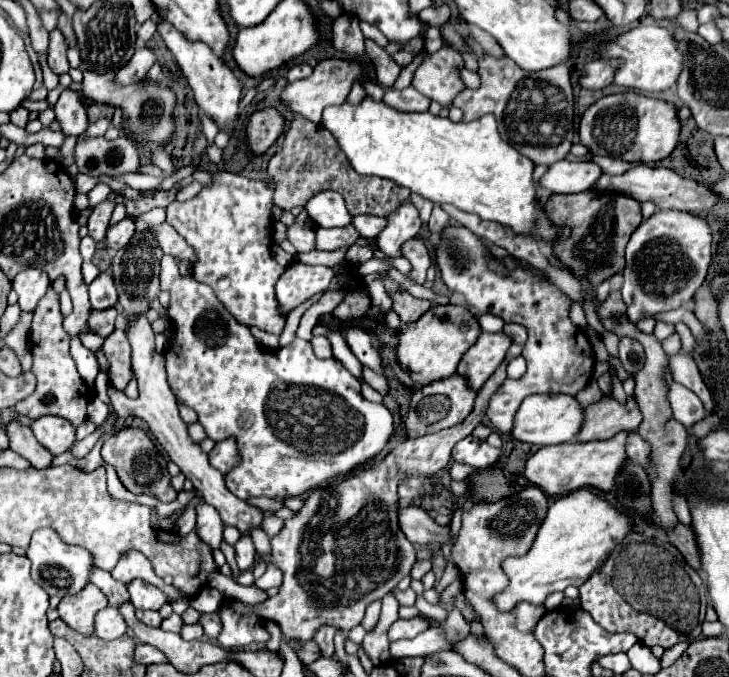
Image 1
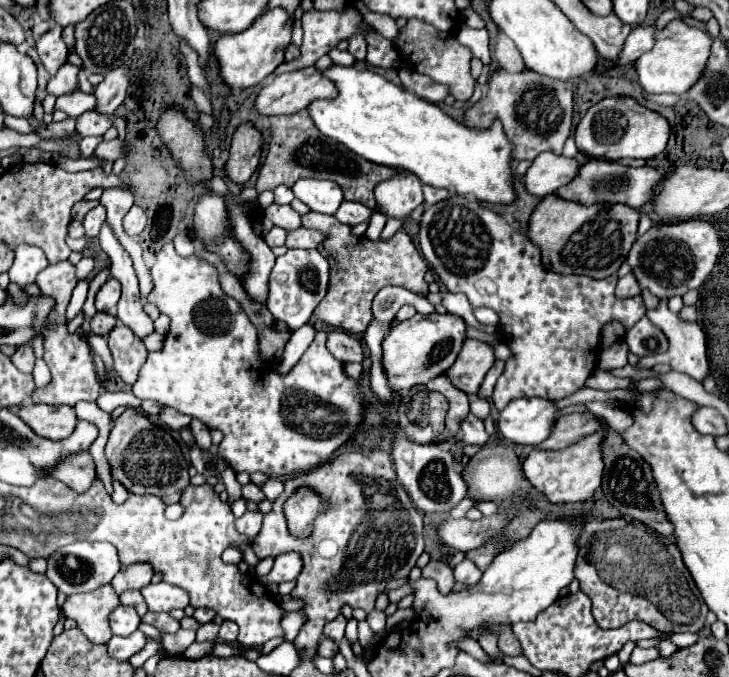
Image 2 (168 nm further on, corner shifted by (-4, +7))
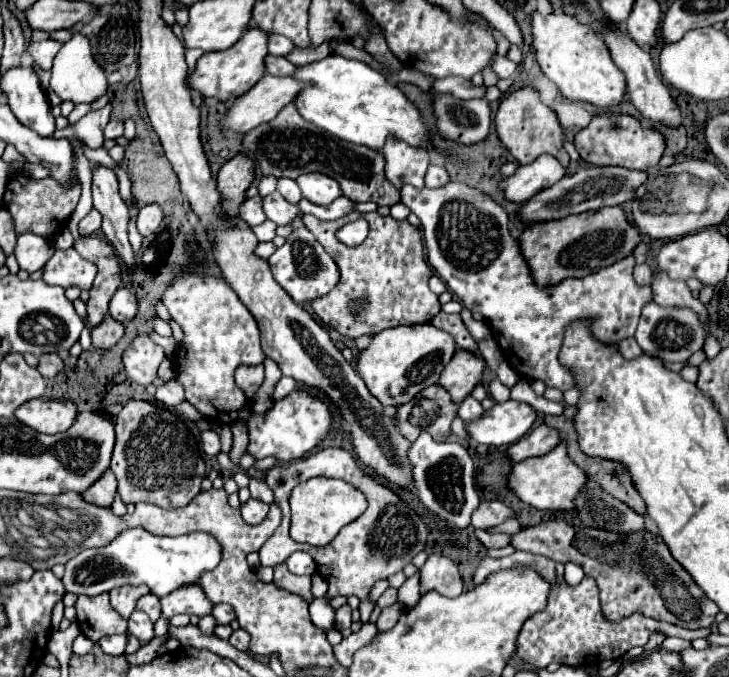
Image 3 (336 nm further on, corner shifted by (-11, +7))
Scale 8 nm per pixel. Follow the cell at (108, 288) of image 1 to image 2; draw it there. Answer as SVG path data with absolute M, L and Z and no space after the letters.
M110 277L110 279L100 287L100 291L98 291L98 295L96 295L96 309L110 313L110 311L116 307L118 299L120 299L120 283L118 283L114 277Z

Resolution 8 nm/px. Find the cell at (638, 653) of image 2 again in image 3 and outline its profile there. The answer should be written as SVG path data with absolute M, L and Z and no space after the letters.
M667 637L667 639L663 641L663 645L661 645L663 651L683 651L683 649L687 649L687 647L691 647L689 641L675 639L675 637Z

